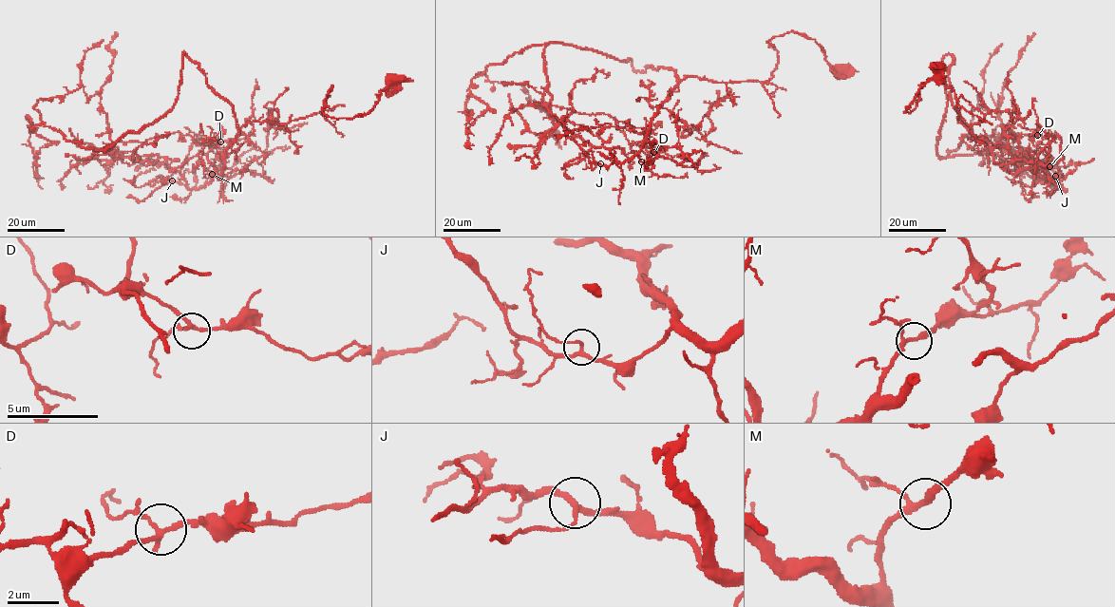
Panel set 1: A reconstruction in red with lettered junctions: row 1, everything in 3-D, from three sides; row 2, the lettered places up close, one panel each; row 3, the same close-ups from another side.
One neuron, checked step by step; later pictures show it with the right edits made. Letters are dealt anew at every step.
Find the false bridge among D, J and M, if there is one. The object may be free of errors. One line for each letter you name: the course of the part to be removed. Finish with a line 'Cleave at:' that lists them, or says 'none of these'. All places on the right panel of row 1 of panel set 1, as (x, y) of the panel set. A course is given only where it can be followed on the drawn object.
Cleave at: none of these

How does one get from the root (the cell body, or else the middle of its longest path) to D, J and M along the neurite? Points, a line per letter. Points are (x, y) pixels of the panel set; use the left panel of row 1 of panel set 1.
D: (392, 80), (350, 119), (322, 109), (331, 85), (320, 112), (247, 122), (207, 182), (220, 142)
J: (392, 80), (350, 119), (322, 109), (331, 85), (320, 112), (247, 122), (218, 179), (172, 180)
M: (392, 80), (350, 119), (322, 109), (331, 85), (320, 112), (247, 122), (212, 174)

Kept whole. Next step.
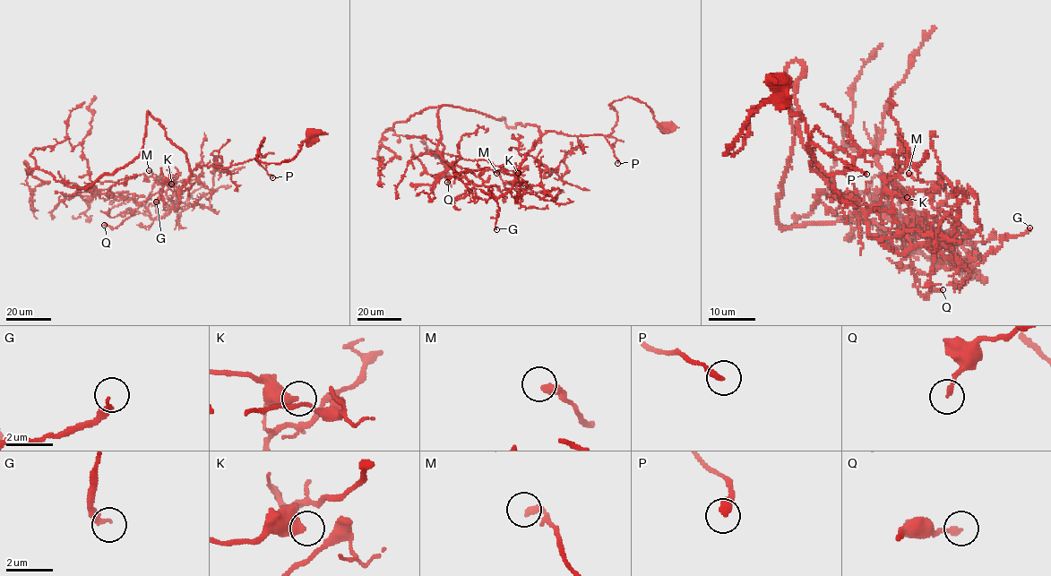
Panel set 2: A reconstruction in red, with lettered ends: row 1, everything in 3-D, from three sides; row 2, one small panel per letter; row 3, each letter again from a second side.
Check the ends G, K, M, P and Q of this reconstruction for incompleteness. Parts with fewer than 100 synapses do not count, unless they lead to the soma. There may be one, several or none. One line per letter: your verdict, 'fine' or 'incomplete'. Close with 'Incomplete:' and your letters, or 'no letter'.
G: fine
K: fine
M: fine
P: fine
Q: fine
Incomplete: no letter

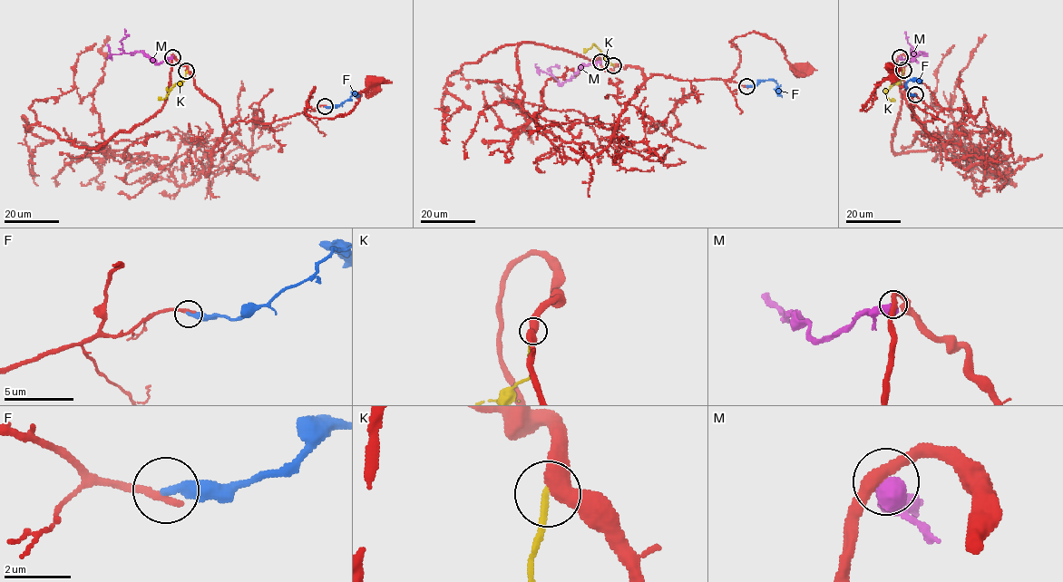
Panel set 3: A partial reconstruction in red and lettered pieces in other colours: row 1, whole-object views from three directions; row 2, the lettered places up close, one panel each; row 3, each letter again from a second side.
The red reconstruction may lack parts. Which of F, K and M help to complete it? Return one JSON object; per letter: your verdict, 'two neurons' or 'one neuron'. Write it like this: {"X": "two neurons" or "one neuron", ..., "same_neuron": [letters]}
{"F": "two neurons", "K": "two neurons", "M": "two neurons", "same_neuron": []}

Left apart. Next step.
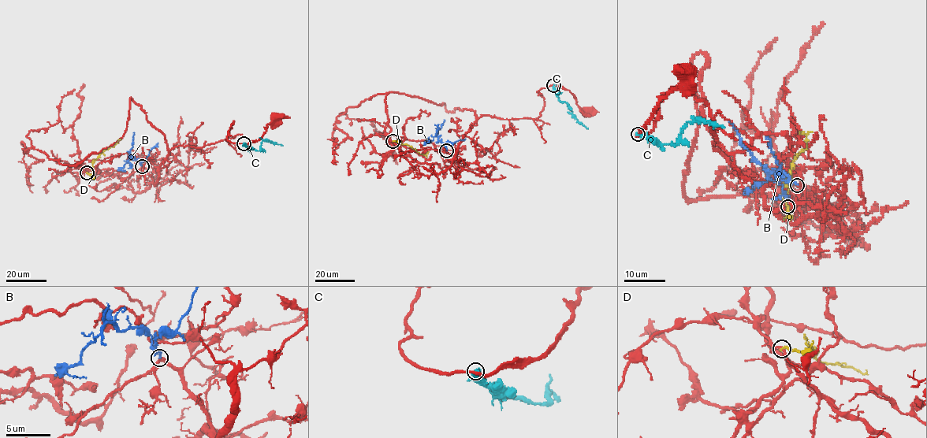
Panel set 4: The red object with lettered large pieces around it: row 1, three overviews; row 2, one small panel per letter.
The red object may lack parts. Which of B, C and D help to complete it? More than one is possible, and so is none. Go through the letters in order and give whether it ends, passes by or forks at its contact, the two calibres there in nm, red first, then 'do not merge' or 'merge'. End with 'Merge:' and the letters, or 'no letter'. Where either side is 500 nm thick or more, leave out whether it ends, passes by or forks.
B: it ends | 200/220 nm | merge
C: it ends | 280/360 nm | do not merge
D: it ends | 200/280 nm | do not merge
Merge: B

